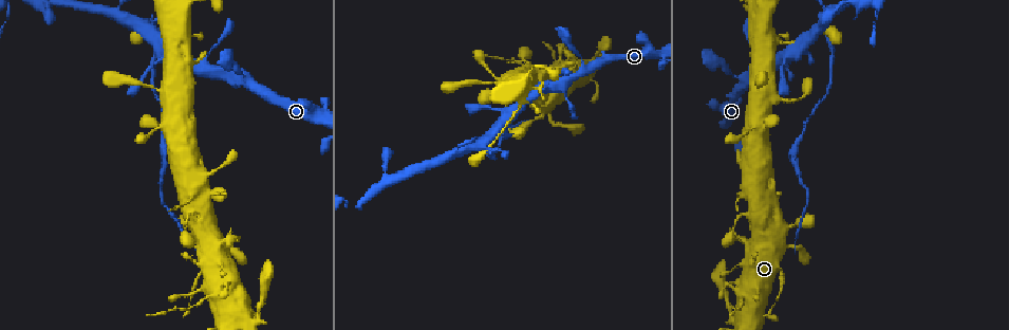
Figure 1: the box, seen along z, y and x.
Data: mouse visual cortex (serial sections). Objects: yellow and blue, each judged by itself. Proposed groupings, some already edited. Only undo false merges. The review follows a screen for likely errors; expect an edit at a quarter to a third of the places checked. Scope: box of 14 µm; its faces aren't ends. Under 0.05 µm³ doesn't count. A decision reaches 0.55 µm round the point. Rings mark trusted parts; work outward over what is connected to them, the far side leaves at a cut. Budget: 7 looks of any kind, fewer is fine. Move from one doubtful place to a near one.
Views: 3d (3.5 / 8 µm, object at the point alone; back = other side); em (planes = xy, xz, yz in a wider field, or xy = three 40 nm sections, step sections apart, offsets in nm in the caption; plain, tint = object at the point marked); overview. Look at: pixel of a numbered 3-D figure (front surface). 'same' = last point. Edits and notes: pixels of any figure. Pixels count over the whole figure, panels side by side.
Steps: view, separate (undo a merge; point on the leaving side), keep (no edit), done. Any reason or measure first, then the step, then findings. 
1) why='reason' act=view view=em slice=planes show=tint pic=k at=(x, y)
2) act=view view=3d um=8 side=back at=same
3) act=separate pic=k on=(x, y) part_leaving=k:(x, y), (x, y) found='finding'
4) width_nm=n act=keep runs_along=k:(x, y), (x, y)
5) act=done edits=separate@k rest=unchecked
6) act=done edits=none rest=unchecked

why='calibre changes' act=view view=3d um=3.5 pic=1 at=(737, 236)

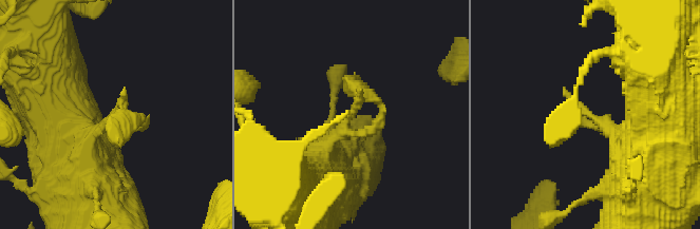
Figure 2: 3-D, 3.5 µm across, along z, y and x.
act=view view=em slice=xy step=3 show=tint pic=2 at=(352, 113)

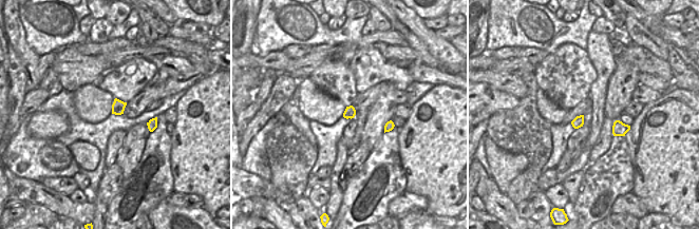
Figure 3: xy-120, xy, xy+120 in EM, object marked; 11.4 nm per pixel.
act=keep runs_along=2:(309, 182), (355, 109), (358, 76) found='all the same cell'

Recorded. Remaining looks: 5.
why='calibre changes' act=view view=3d um=8 pic=1 at=(523, 100)

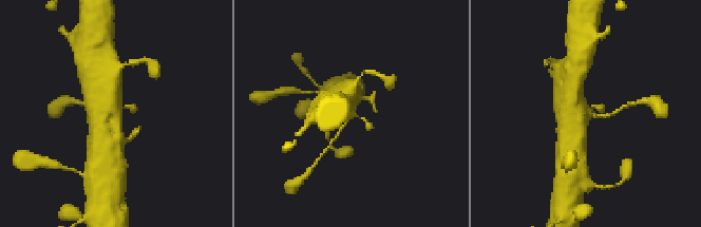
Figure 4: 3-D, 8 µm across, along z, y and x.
why='need the tissue' act=view view=em slice=xy step=1 show=tint pic=4 at=(587, 112)

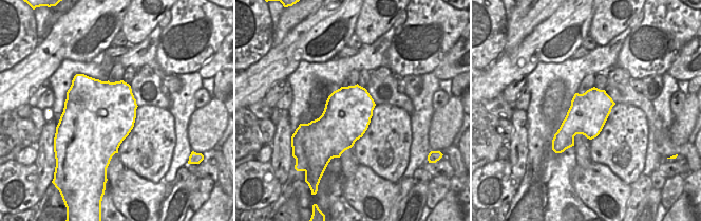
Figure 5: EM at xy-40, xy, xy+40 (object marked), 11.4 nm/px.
width_nm=550 act=keep runs_along=4:(575, 133), (579, 114), (613, 113) found='continuous, no second cell'

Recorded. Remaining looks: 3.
why='sudden change in width' act=view view=3d um=3.5 side=back pic=1 at=(221, 71)

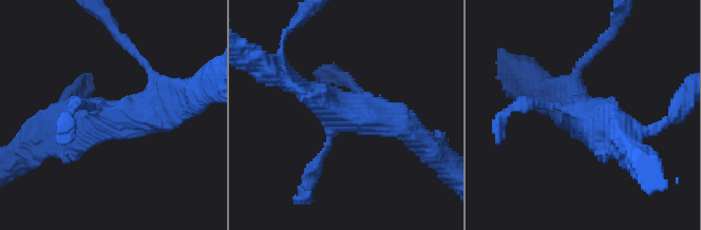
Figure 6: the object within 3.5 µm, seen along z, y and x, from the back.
act=view view=em slice=xy step=3 show=tint pic=6 at=(333, 127)

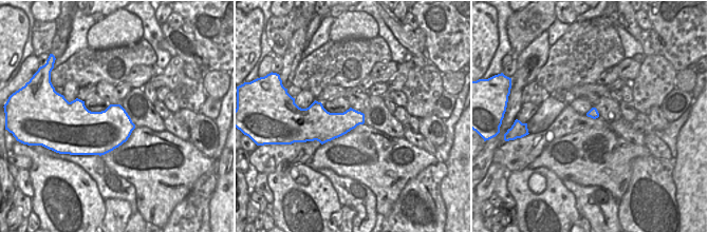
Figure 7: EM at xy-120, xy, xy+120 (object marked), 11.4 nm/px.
act=keep runs_along=6:(291, 81), (340, 114), (310, 187) found='all the same cell'

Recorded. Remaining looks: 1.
act=done edits=none rest=unchecked

